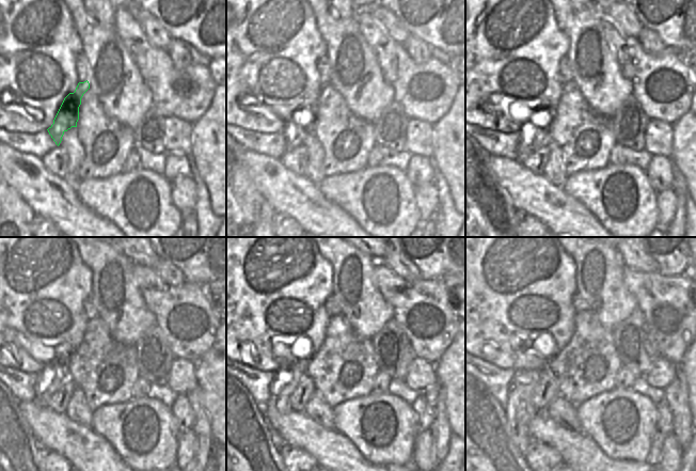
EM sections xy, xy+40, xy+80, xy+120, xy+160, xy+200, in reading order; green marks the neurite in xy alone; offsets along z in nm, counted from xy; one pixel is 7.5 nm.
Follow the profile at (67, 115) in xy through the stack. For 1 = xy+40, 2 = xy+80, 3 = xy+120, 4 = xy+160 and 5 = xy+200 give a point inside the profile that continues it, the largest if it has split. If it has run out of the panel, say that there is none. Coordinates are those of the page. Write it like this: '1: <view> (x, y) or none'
1: xy+40 (295, 132)
2: xy+80 (532, 136)
3: xy+120 (54, 374)
4: xy+160 (286, 380)
5: xy+200 (519, 410)

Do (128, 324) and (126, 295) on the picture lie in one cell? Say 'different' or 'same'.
same

